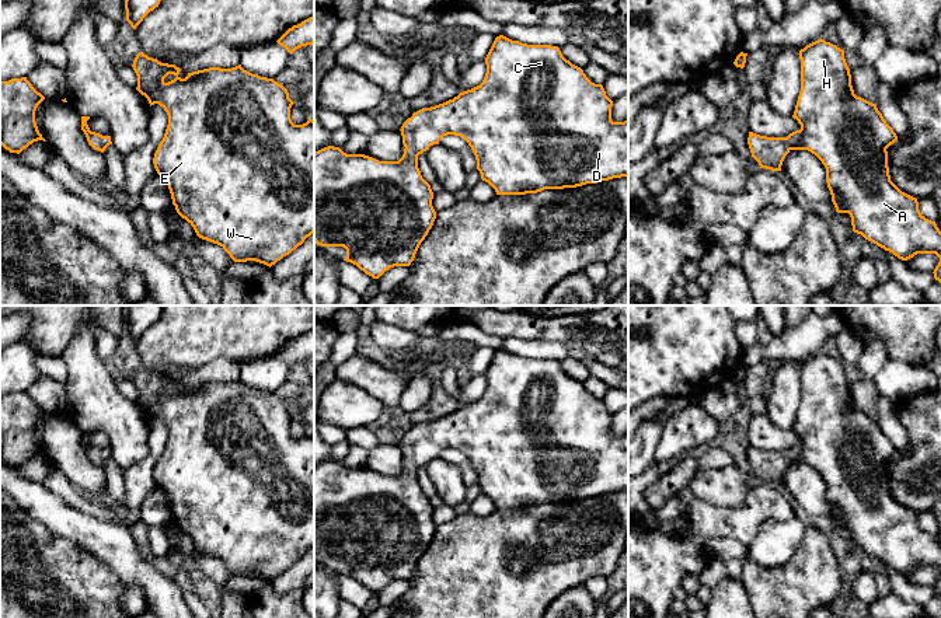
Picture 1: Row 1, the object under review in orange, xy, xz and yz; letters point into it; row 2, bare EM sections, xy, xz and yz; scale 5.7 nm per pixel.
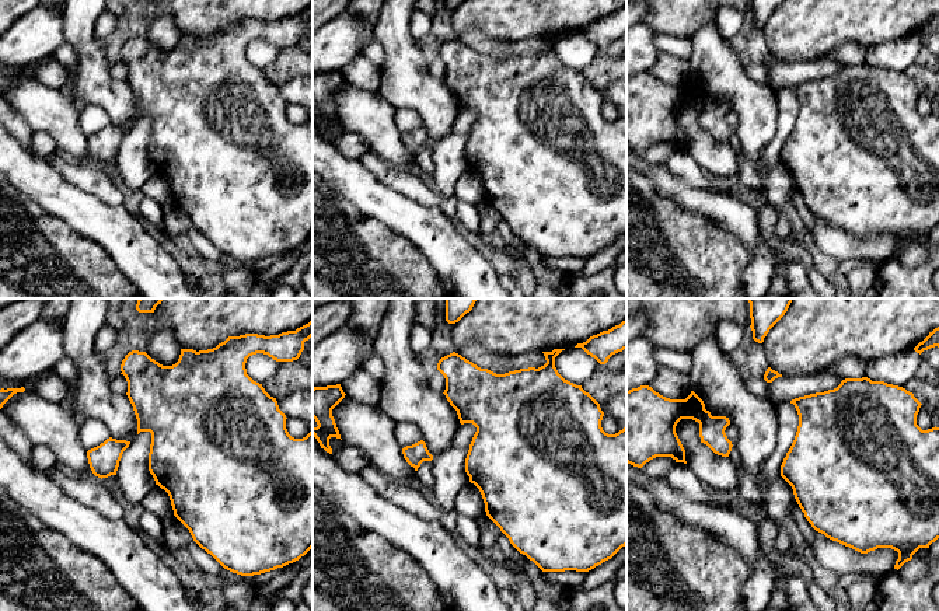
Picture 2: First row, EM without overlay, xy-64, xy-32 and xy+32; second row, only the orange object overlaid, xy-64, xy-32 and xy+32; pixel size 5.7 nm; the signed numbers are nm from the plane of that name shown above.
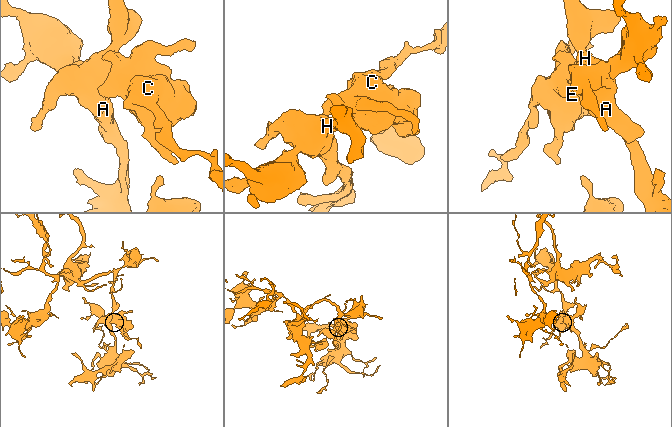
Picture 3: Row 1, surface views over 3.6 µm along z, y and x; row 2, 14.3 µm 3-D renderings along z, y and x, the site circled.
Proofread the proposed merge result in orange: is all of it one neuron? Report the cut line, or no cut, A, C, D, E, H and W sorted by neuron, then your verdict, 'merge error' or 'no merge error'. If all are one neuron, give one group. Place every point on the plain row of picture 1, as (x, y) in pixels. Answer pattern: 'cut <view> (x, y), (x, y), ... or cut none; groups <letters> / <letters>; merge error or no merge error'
cut none; groups A C D E H W; no merge error

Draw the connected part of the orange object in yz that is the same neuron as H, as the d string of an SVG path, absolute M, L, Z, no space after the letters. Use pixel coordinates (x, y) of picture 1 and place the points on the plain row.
M820 352L801 363L799 373L801 405L792 432L798 434L801 443L790 447L787 451L767 451L749 446L747 458L752 471L759 476L760 482L781 485L783 475L791 464L811 465L825 479L832 516L837 527L850 528L853 545L892 566L902 575L907 575L917 568L935 568L940 576L933 587L934 593L941 597L941 545L935 535L926 533L920 527L917 513L902 506L891 495L886 462L898 454L898 450L875 418L854 408L844 364Z

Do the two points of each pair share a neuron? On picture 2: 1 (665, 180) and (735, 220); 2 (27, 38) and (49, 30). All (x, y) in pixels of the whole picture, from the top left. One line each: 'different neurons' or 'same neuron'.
1: same neuron
2: same neuron

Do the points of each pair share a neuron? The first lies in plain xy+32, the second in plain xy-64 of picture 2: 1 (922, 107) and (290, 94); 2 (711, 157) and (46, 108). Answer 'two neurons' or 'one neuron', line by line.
1: two neurons
2: one neuron

